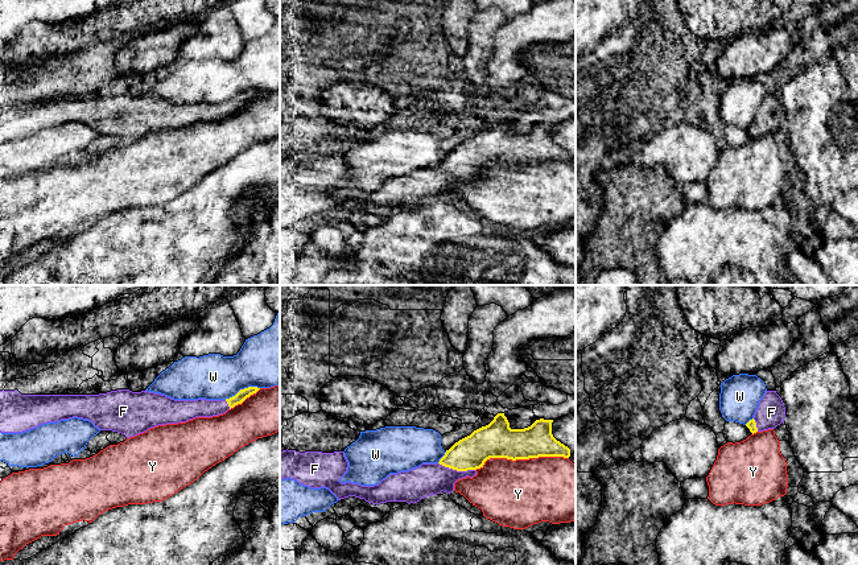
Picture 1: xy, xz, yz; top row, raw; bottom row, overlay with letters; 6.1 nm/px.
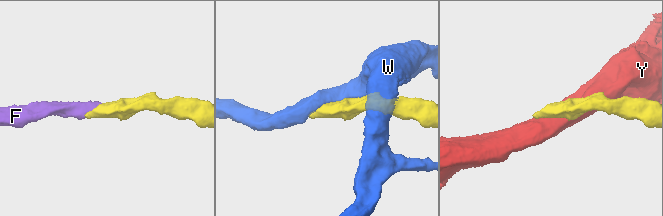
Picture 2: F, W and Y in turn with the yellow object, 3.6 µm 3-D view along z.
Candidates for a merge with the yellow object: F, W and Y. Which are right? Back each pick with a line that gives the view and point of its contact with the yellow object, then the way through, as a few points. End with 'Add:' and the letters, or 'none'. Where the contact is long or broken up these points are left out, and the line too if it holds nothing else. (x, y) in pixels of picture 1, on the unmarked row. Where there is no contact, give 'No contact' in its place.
F: Touches yellow at xz (457, 174)
Add: F

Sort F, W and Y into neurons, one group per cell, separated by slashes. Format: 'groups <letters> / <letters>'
groups F / W / Y

